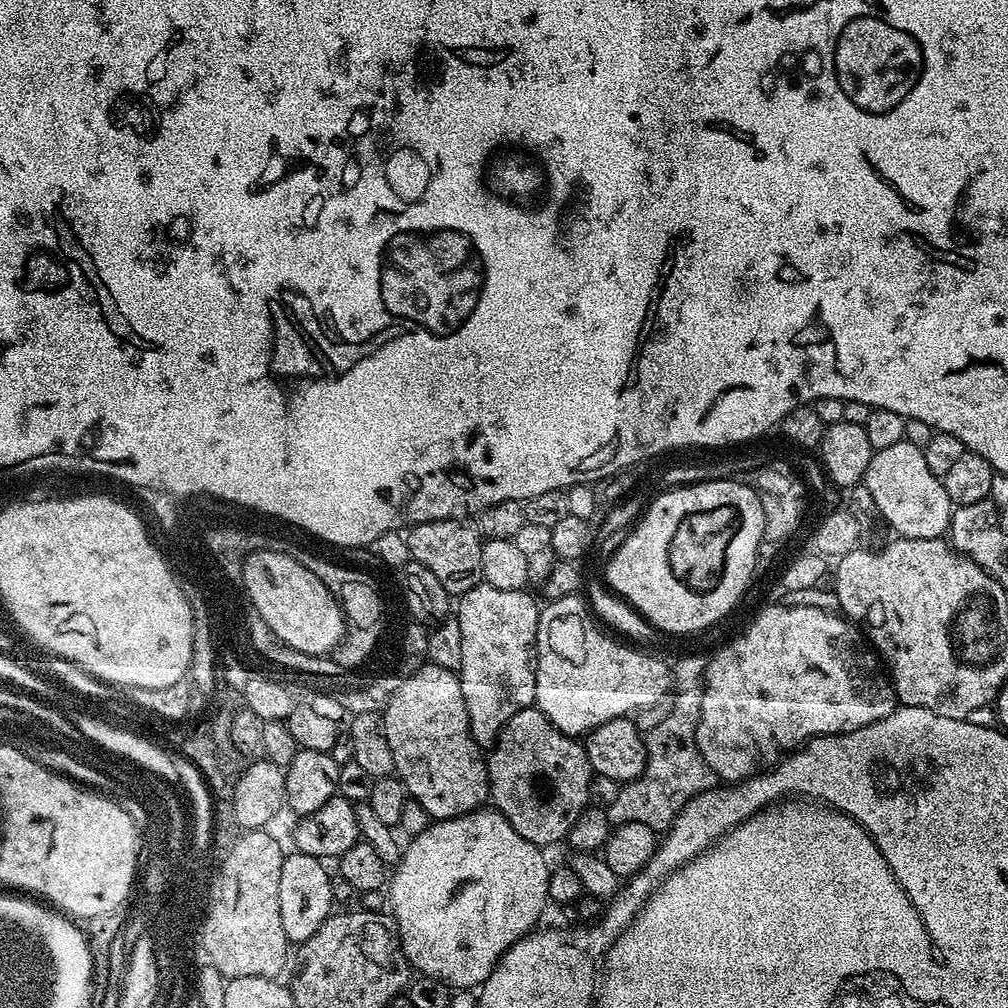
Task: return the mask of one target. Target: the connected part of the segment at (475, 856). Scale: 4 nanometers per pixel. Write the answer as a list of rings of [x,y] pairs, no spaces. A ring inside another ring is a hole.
[[[488,806],[481,807],[474,812],[467,812],[464,816],[455,816],[449,820],[429,823],[425,832],[411,837],[407,843],[400,857],[400,863],[395,865],[394,871],[391,873],[390,887],[387,892],[389,891],[388,896],[392,899],[390,914],[396,919],[402,950],[406,954],[409,965],[419,975],[438,978],[442,982],[446,982],[448,987],[453,990],[459,990],[459,988],[479,989],[484,979],[496,969],[496,963],[504,956],[504,951],[541,923],[540,915],[544,912],[544,904],[549,903],[548,873],[550,864],[544,861],[544,856],[540,853],[543,851],[537,845],[530,843],[526,838],[522,838],[522,834],[518,834],[518,830],[514,830],[514,826],[510,826],[510,822],[502,813]]]

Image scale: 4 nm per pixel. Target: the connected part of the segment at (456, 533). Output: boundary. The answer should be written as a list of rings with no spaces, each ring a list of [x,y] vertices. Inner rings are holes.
[[[453,518],[414,524],[407,529],[406,537],[411,559],[432,571],[434,578],[438,578],[438,582],[442,582],[442,586],[450,594],[469,592],[481,583],[482,550],[485,541],[471,519]]]

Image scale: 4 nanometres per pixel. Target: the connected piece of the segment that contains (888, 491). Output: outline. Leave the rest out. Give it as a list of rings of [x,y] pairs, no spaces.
[[[903,440],[894,446],[886,446],[886,450],[873,451],[870,466],[866,466],[866,474],[862,482],[874,498],[874,506],[879,519],[881,521],[884,519],[896,531],[897,537],[905,540],[917,540],[918,538],[938,540],[949,531],[954,511],[952,499],[946,494],[943,479],[930,474],[930,466],[926,466],[924,449],[914,446],[914,442]]]

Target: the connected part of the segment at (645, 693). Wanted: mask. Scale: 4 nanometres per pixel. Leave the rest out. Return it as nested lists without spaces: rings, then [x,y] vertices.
[[[575,594],[549,600],[540,608],[534,653],[535,707],[555,728],[577,738],[602,722],[657,704],[670,692],[669,665],[659,664],[654,657],[639,652],[639,647],[619,644],[599,632],[589,605],[579,598]]]

